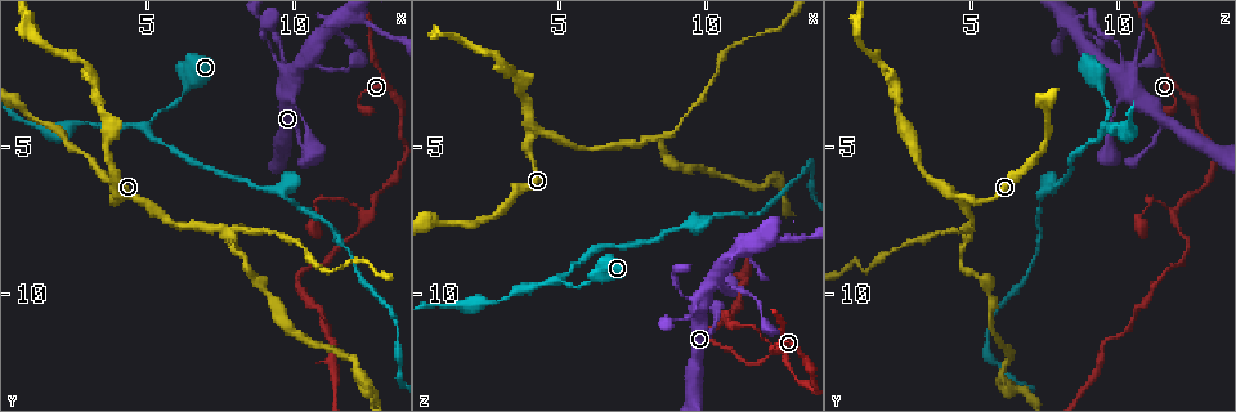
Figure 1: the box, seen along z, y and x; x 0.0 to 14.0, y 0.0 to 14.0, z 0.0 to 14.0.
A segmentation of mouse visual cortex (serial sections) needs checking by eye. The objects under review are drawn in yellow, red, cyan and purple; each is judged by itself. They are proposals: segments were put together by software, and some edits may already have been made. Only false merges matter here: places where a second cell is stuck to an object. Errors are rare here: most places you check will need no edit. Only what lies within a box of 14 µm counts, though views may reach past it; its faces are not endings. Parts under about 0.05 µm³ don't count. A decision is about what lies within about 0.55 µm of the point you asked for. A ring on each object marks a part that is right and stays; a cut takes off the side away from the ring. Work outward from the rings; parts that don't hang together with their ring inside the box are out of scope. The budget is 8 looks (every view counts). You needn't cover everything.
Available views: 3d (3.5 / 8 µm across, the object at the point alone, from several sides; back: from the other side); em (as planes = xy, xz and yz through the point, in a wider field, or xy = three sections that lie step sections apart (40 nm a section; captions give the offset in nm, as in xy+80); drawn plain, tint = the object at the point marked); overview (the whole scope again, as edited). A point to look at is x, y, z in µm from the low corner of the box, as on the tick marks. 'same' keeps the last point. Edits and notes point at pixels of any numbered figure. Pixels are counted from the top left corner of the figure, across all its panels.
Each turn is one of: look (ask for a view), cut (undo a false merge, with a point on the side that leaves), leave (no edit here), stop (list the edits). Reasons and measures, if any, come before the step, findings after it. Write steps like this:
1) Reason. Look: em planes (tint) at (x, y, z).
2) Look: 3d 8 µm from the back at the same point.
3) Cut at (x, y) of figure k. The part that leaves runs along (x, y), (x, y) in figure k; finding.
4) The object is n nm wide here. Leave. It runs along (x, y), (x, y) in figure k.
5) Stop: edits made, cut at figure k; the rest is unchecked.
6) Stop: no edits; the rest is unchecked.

Arms part here. Look: 3d 8 µm at (12.6, 7.4, 11.9).

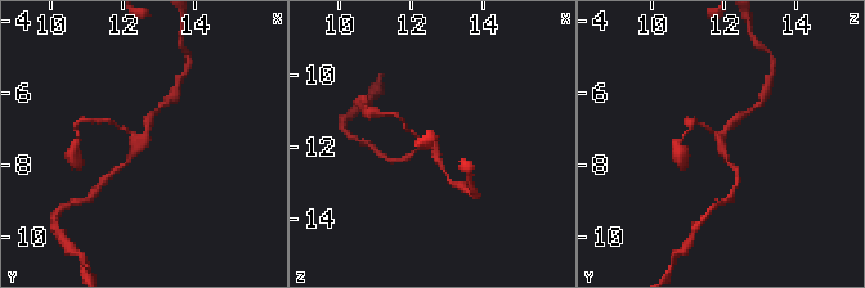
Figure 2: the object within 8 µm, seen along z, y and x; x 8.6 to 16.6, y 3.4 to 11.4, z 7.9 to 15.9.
Look: 3d 3.5 µm at (12.4, 7.3, 12.0).

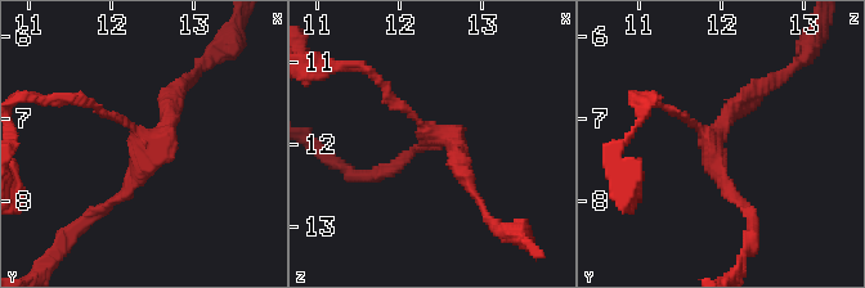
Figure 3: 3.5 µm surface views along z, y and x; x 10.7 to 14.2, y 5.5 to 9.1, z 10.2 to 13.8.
The arms are 100, 150, 200 nm wide. Leave. It runs along (180, 86), (167, 129), (104, 208) in figure 3; continuous, no second cell.

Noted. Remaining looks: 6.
Side arm on a straight run. Look: 3d 3.5 µm at (4.1, 6.7, 4.6).

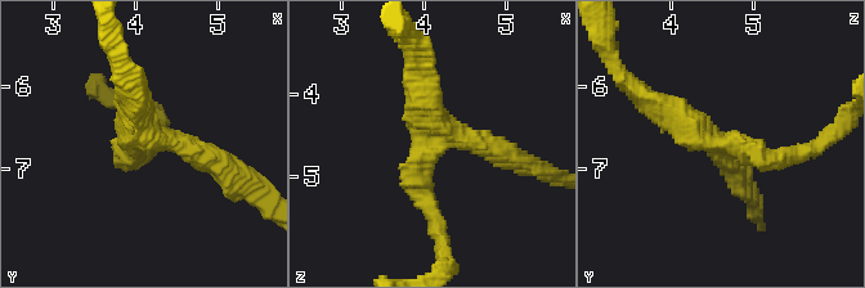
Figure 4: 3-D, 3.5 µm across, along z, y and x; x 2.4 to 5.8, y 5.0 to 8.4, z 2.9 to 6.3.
3 arms meet here; the arms are 200, 250, 400 nm wide. Look: em xy step 3 (tint) at (4.05, 6.70, 4.70).

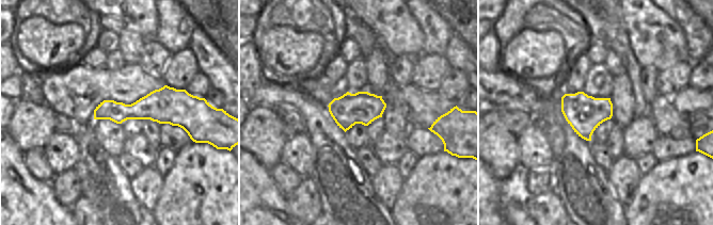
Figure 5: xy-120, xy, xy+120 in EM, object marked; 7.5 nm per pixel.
Leave. Continuous, no second cell.

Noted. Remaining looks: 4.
Look: 3d 3.5 µm at (7.7, 8.0, 4.9).

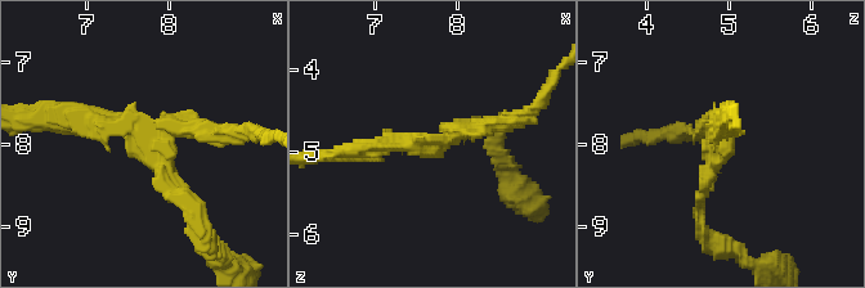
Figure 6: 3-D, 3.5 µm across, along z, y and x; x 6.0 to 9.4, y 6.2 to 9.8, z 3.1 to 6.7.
3 arms meet here; the arms are 150, 200, 250 nm wide; shape alone is not enough. Look: em xy step 3 (tint) at (7.70, 7.90, 4.95).

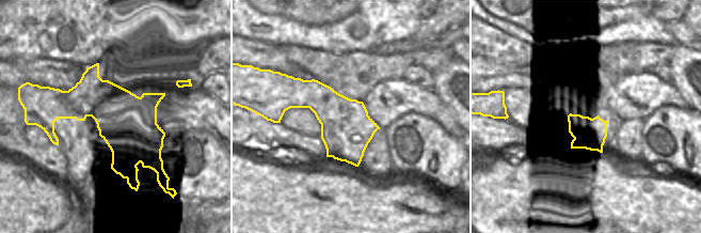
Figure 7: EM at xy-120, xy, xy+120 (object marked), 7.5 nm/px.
Leave. It runs along (65, 120), (137, 131), (192, 206) in figure 6; continuous, no second cell.

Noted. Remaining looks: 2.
Stop: no edits; the rest is unchecked.

